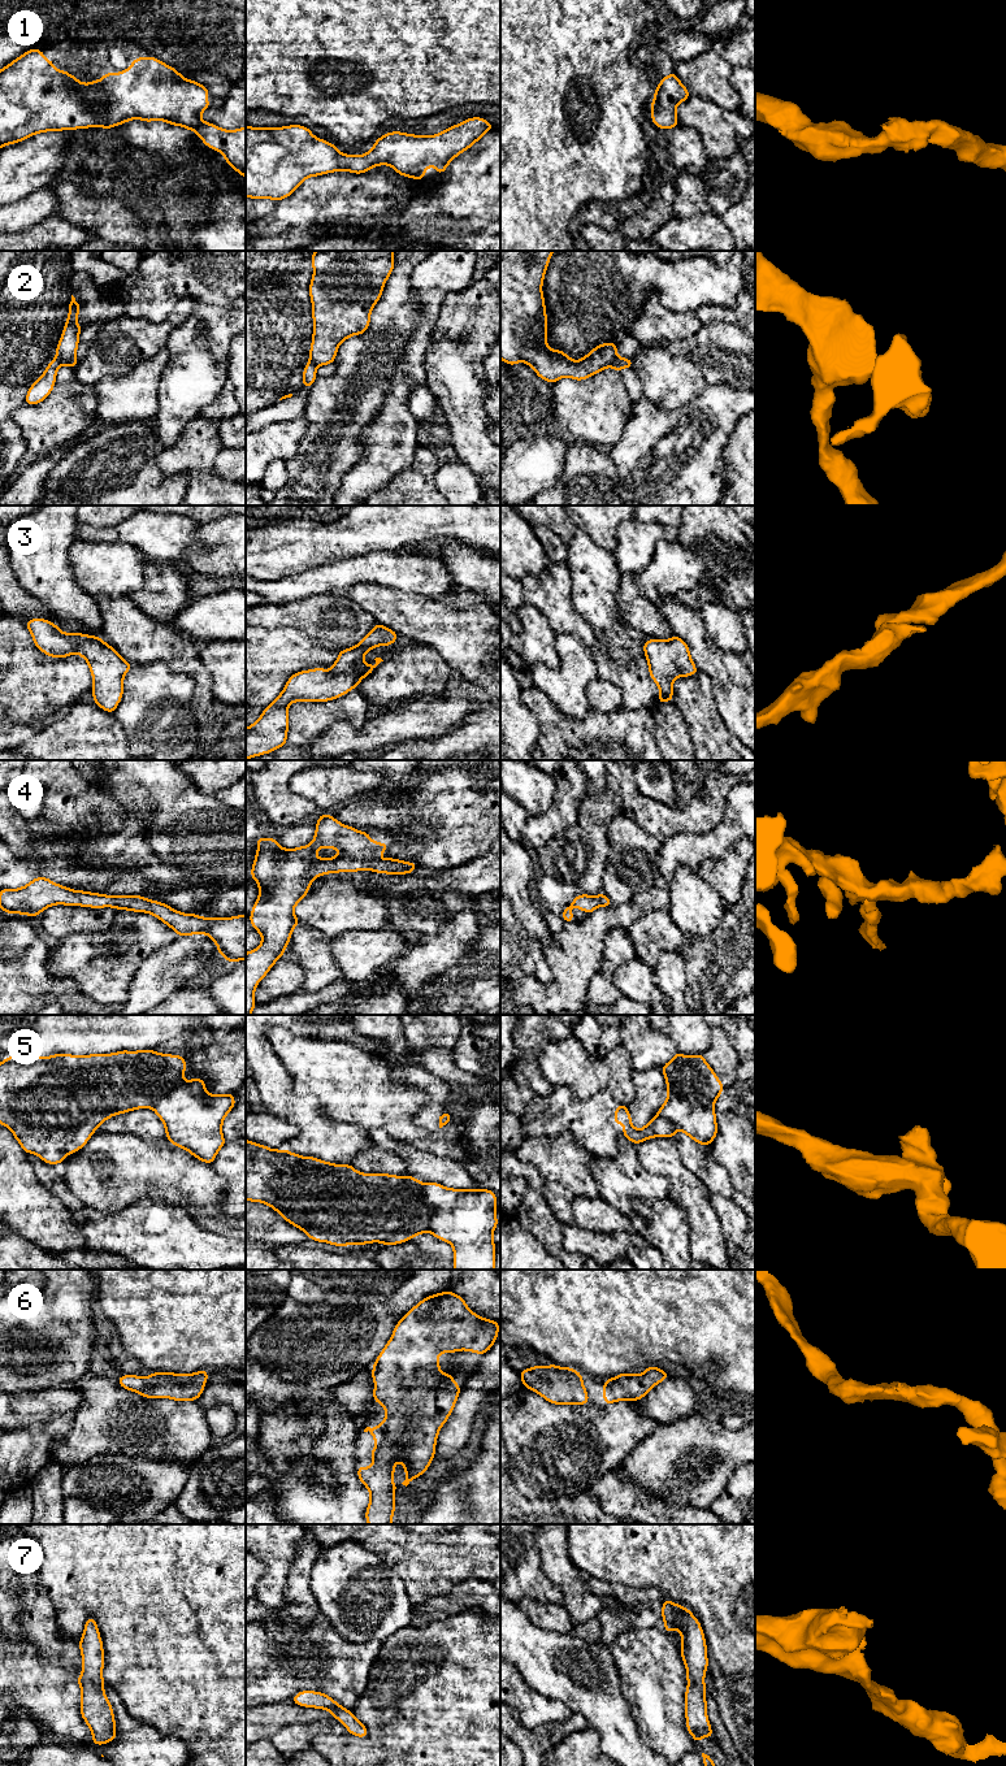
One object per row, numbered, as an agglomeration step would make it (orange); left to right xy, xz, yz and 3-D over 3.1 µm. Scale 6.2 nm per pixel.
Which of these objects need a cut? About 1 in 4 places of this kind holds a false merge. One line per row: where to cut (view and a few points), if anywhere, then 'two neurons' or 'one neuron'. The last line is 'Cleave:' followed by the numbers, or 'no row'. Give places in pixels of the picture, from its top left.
1: cut none; one neuron
2: cut yz (616, 355), (608, 365); two neurons
3: cut none; one neuron
4: cut none; one neuron
5: cut xz (420, 1183), (420, 1194), (429, 1209), (429, 1231); two neurons
6: cut none; one neuron
7: cut none; one neuron
Cleave: 2, 5

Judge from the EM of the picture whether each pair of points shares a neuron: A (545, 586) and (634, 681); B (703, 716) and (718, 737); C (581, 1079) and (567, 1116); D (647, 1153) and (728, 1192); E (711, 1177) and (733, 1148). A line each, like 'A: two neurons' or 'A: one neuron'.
A: two neurons
B: one neuron
C: two neurons
D: two neurons
E: two neurons

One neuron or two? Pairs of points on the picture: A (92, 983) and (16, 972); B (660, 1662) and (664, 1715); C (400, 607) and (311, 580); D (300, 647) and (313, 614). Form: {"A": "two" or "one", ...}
{"A": "two", "B": "one", "C": "two", "D": "two"}

